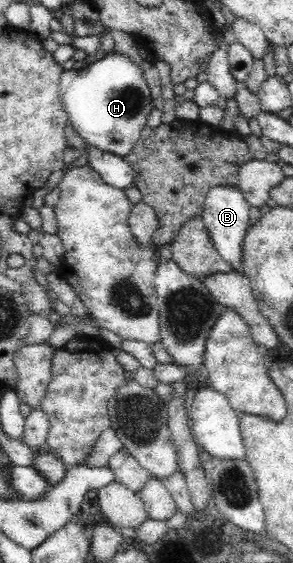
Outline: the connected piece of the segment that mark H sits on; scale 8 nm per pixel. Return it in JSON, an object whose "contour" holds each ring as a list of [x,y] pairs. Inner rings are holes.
{"contour":[[[115,51],[79,70],[64,71],[60,75],[58,98],[67,114],[68,125],[87,145],[120,157],[133,149],[154,108],[141,67]]]}

